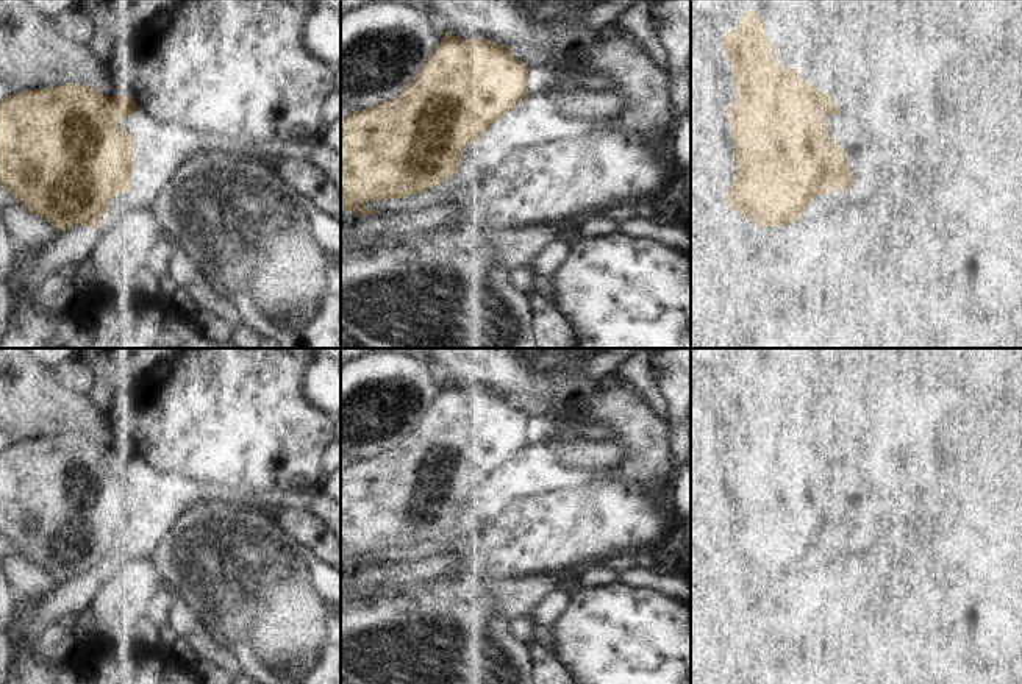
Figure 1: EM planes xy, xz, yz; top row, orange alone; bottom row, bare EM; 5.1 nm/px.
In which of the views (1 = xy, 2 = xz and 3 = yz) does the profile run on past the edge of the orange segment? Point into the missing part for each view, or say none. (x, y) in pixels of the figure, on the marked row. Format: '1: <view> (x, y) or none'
1: none
2: none
3: none

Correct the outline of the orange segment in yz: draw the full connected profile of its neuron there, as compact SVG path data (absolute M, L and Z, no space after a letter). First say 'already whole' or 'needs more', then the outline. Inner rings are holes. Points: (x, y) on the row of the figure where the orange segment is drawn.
already whole; M752 6L747 8L738 27L724 39L725 55L731 62L736 97L728 108L734 161L738 172L725 200L731 209L747 216L761 228L792 225L800 222L814 197L830 191L852 192L853 175L845 161L847 151L831 137L828 116L842 111L830 94L820 94L816 84L806 81L795 69L786 69L775 58L775 45L766 33L766 23Z

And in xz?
already whole; M445 33L422 70L391 102L356 111L341 119L341 211L356 211L356 217L381 214L366 209L369 201L408 198L445 183L459 172L463 151L472 139L484 141L486 133L528 92L528 66L508 45L488 39L463 39Z

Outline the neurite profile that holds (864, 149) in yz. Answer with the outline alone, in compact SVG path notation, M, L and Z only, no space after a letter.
M845 112L828 116L827 125L831 137L847 151L845 161L850 164L853 186L850 192L830 191L814 197L803 219L817 219L853 195L867 197L888 184L888 176L881 167L881 158L888 155L883 133L869 131Z

